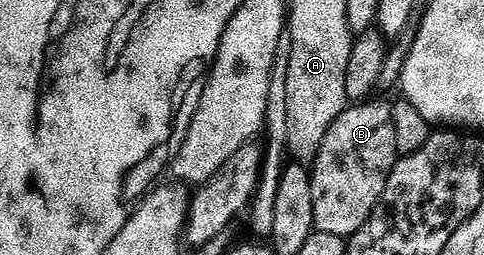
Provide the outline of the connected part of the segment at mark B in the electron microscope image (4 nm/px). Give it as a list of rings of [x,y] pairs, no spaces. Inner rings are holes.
[[[370,99],[353,103],[327,133],[325,144],[312,168],[316,232],[352,239],[368,226],[382,204],[389,176],[399,160],[393,105]]]

